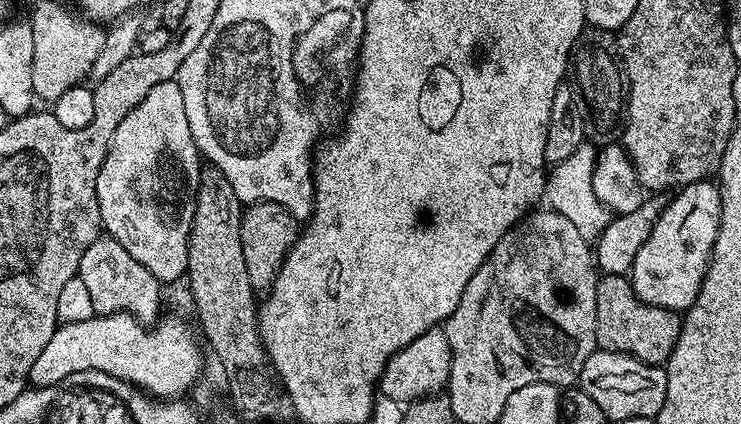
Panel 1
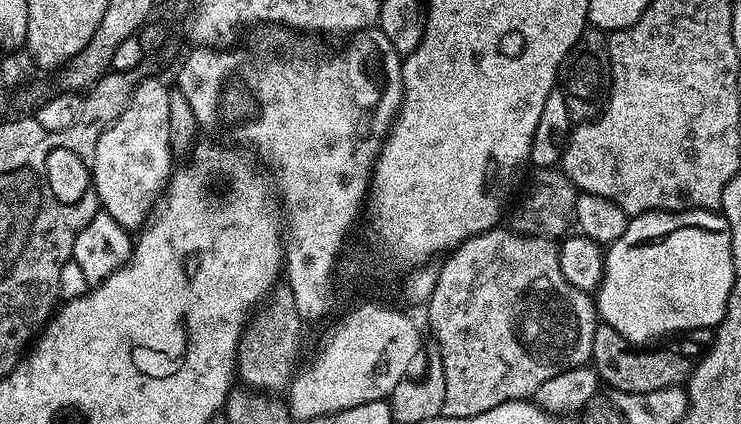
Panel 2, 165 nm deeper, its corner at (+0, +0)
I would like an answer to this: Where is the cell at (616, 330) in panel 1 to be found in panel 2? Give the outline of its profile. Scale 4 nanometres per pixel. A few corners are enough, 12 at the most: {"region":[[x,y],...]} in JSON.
{"region":[[600,322],[590,364],[617,392],[687,385],[713,329],[637,346]]}

